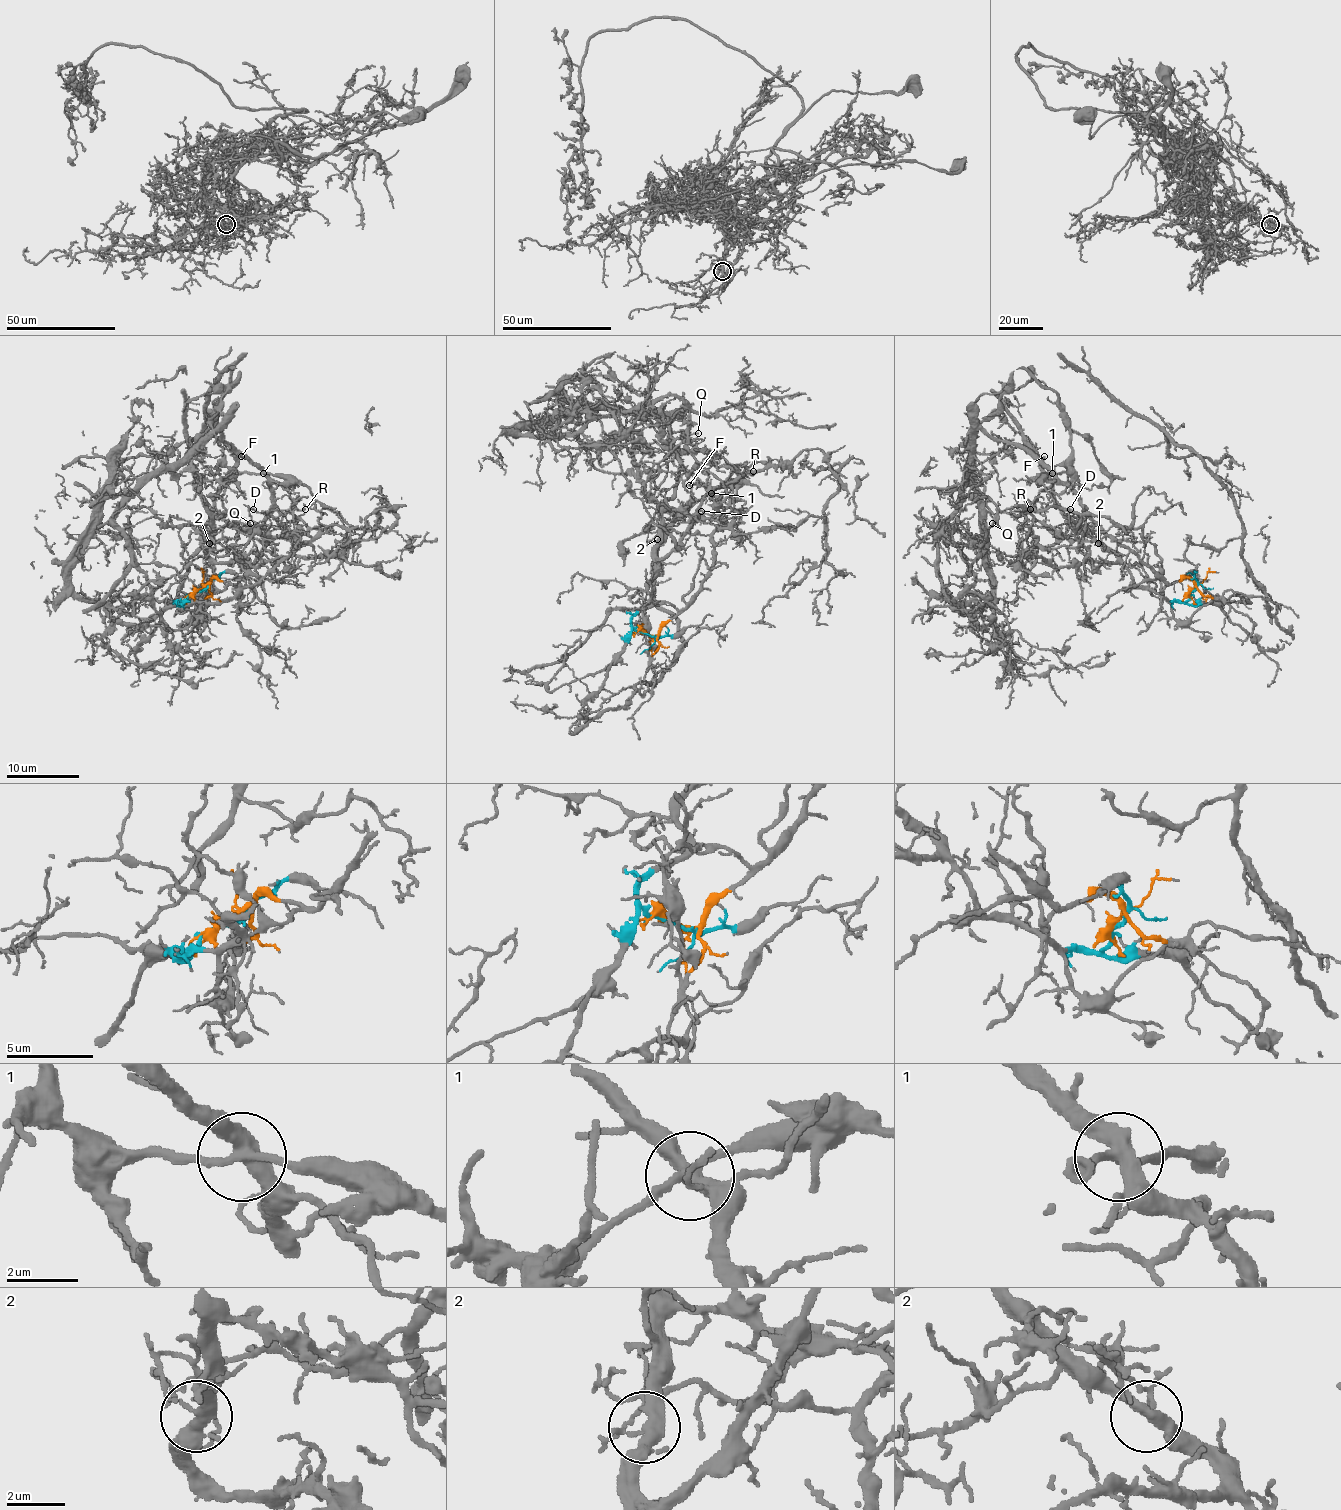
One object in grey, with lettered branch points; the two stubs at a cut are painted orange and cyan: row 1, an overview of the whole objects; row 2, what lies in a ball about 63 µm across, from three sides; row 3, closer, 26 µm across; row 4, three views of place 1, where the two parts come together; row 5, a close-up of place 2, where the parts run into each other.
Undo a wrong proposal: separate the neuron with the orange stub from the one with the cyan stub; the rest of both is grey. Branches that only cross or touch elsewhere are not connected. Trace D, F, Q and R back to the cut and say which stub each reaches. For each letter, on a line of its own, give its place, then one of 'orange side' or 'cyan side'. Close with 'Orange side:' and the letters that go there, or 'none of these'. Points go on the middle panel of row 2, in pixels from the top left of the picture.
D: (701, 511) | orange side
F: (689, 485) | orange side
Q: (698, 433) | cyan side
R: (753, 471) | orange side
Orange side: D, F, R

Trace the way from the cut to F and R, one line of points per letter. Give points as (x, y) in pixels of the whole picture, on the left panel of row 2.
F: (197, 590), (213, 579), (237, 583), (264, 548), (269, 479), (240, 456)
R: (197, 590), (213, 579), (237, 583), (253, 566), (264, 548), (269, 485), (278, 481), (293, 503), (305, 508)

